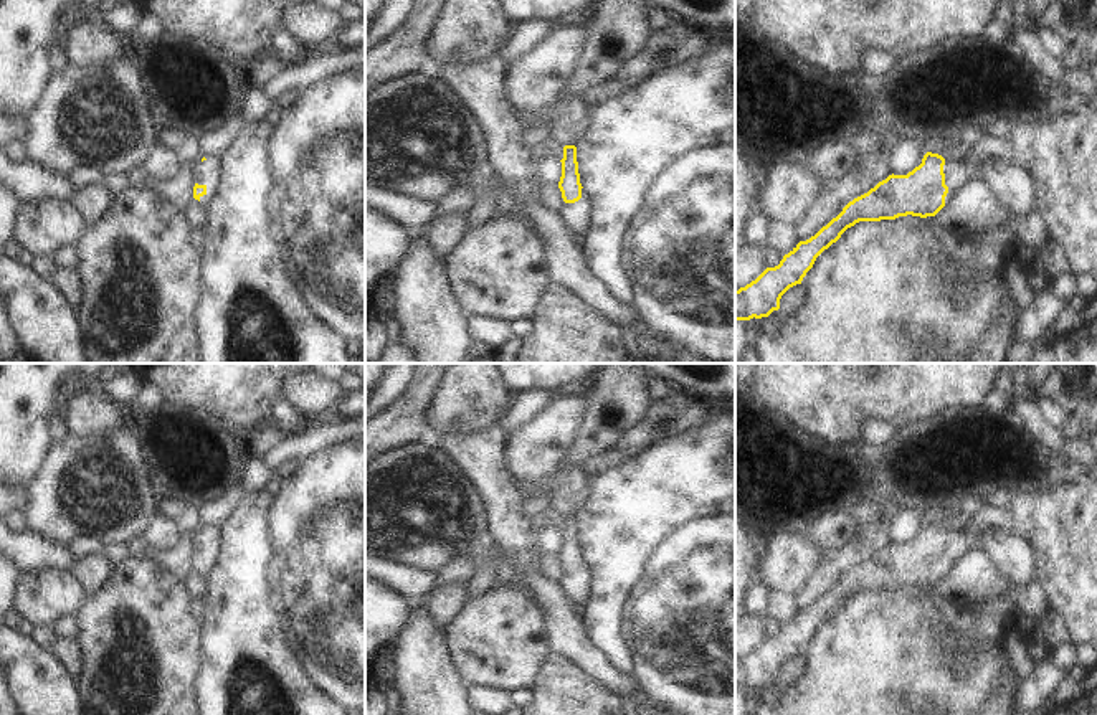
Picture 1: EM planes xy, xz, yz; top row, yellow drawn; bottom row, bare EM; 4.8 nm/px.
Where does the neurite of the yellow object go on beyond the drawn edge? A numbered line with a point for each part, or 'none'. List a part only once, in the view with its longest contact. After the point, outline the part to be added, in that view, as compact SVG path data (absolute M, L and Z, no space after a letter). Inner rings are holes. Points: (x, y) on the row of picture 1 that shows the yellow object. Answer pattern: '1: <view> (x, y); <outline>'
1: yz (955, 174); M952 159L945 160L943 165L945 173L945 185L948 187L948 193L945 197L945 203L950 200L950 195L965 182L970 178L968 162L966 163L957 163Z

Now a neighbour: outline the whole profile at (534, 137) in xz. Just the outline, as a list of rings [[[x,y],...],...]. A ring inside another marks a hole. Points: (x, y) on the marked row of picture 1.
[[[544,116],[537,119],[535,124],[522,130],[522,139],[520,144],[525,149],[535,150],[535,152],[544,152],[545,144],[552,140],[552,132],[550,132],[550,117]]]

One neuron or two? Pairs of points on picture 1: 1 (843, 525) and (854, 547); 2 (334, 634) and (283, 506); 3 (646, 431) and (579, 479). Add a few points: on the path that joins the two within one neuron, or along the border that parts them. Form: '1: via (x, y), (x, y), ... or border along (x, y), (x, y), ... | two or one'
1: border along (843, 506), (859, 529), (840, 547), (823, 555) | two
2: via (334, 603), (334, 557), (314, 537) | one
3: via (630, 443), (595, 464) | one

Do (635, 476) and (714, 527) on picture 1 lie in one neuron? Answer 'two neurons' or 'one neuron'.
two neurons

